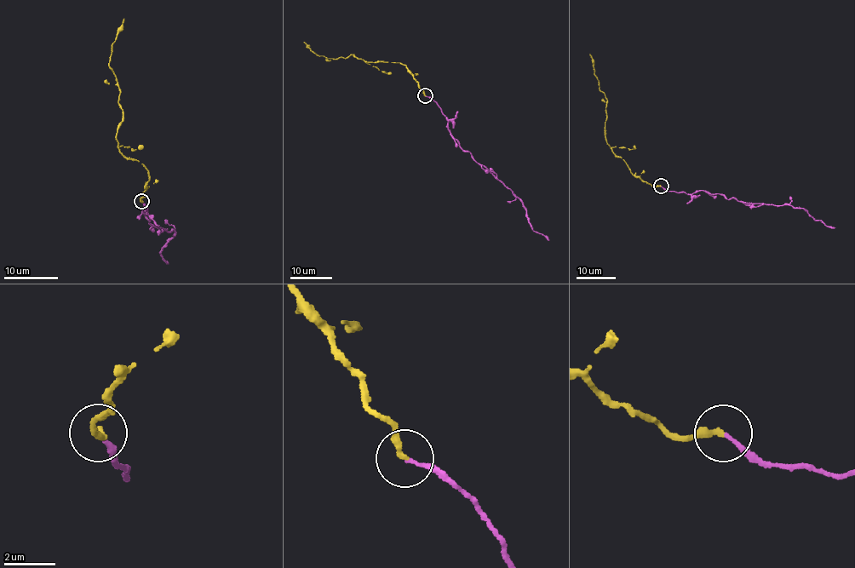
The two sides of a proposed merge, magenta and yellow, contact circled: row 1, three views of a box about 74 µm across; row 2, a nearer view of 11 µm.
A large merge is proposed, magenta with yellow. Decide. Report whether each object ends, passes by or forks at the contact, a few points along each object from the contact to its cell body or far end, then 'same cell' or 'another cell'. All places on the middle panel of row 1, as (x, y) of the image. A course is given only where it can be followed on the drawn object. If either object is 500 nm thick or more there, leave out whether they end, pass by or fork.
magenta ends | yellow ends | magenta via (425, 95), (434, 100), (445, 117), (450, 134), (521, 201), (530, 227), (549, 240) | yellow via (425, 95), (404, 65), (368, 62), (353, 54), (345, 58), (326, 59), (317, 55), (306, 48), (304, 42) | same cell

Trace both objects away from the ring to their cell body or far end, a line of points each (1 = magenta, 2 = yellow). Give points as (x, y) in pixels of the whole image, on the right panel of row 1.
1: (661, 186), (668, 191), (687, 194), (704, 190), (745, 203), (789, 204), (806, 209), (817, 220), (834, 227)
2: (661, 186), (644, 182), (629, 170), (620, 157), (616, 157), (605, 141), (607, 101), (599, 88), (589, 54)

